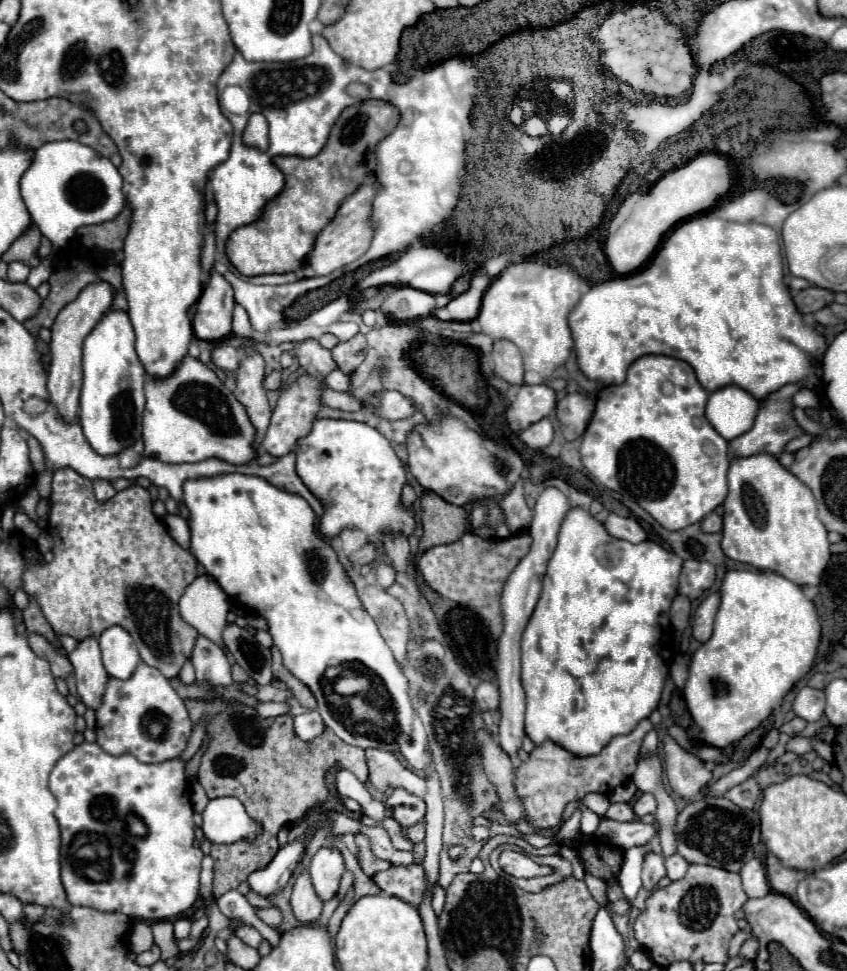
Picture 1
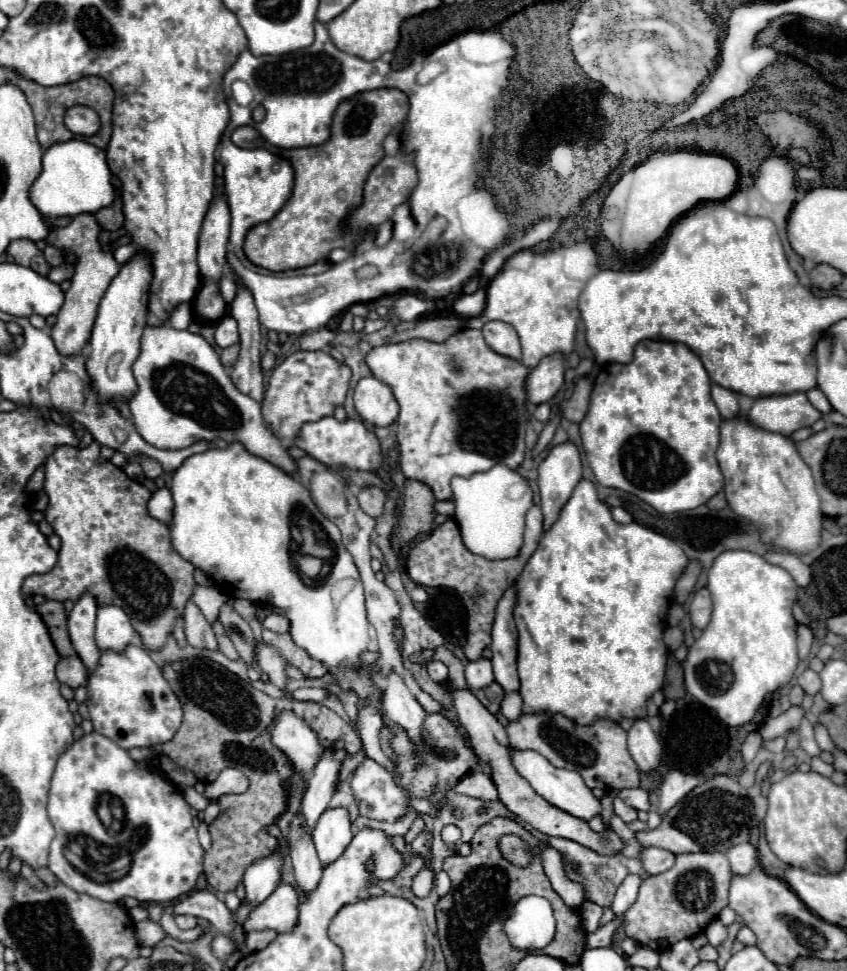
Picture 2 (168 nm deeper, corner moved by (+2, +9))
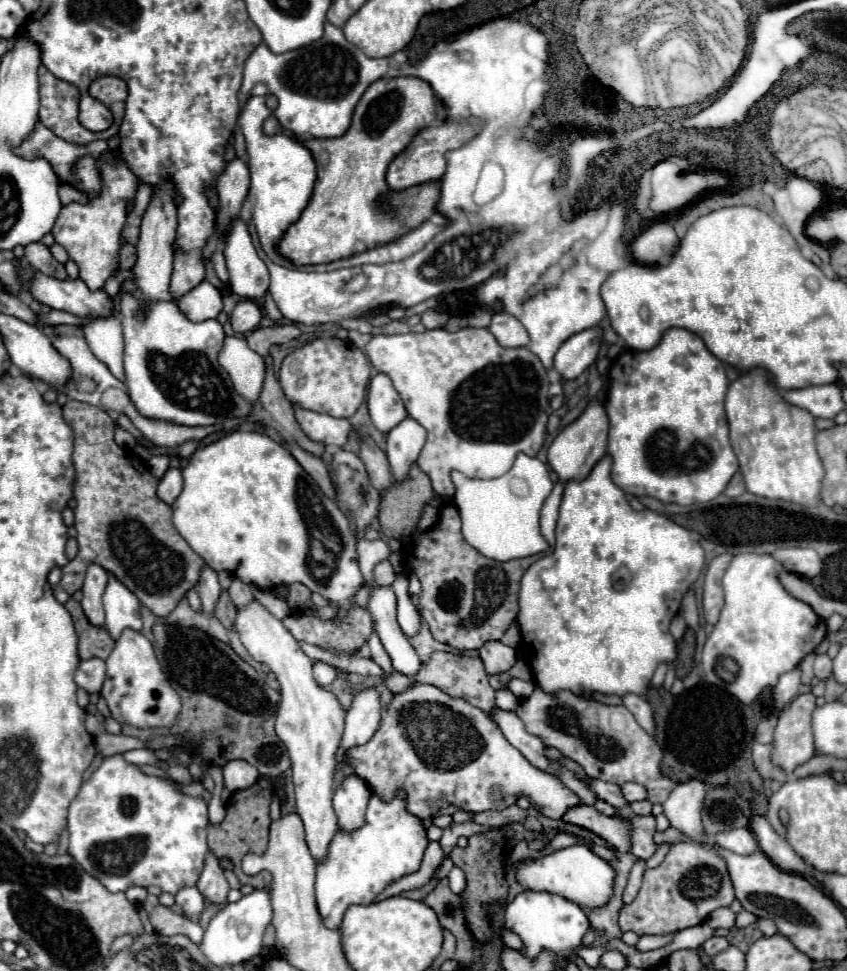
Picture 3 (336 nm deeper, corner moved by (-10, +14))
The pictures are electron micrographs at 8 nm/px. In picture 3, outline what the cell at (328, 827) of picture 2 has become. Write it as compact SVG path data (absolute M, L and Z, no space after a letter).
M349 775L343 779L343 783L333 795L333 807L339 817L339 829L357 829L357 825L363 825L371 793L373 791L359 775Z

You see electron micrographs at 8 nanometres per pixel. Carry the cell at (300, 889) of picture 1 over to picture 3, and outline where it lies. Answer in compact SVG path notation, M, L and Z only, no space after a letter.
M257 599L237 609L235 629L251 657L259 663L267 663L281 685L281 703L277 709L275 733L285 743L291 757L297 813L301 815L305 825L305 841L313 857L321 861L329 849L333 833L337 833L339 829L331 797L333 777L337 769L337 749L345 729L345 709L331 691L315 683L313 661L301 651L285 625L277 617L273 617L269 609Z

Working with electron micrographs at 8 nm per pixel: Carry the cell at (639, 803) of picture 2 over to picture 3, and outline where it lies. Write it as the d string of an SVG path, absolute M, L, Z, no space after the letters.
M625 783L625 785L621 785L621 793L623 793L623 797L625 797L627 803L647 799L645 787L643 785L637 785L637 783Z

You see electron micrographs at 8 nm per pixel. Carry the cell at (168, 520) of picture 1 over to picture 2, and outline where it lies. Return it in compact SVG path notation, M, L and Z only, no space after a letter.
M161 488L157 490L151 500L149 500L149 514L159 520L161 524L169 526L171 520L173 520L173 498L171 498L171 492L167 488Z

